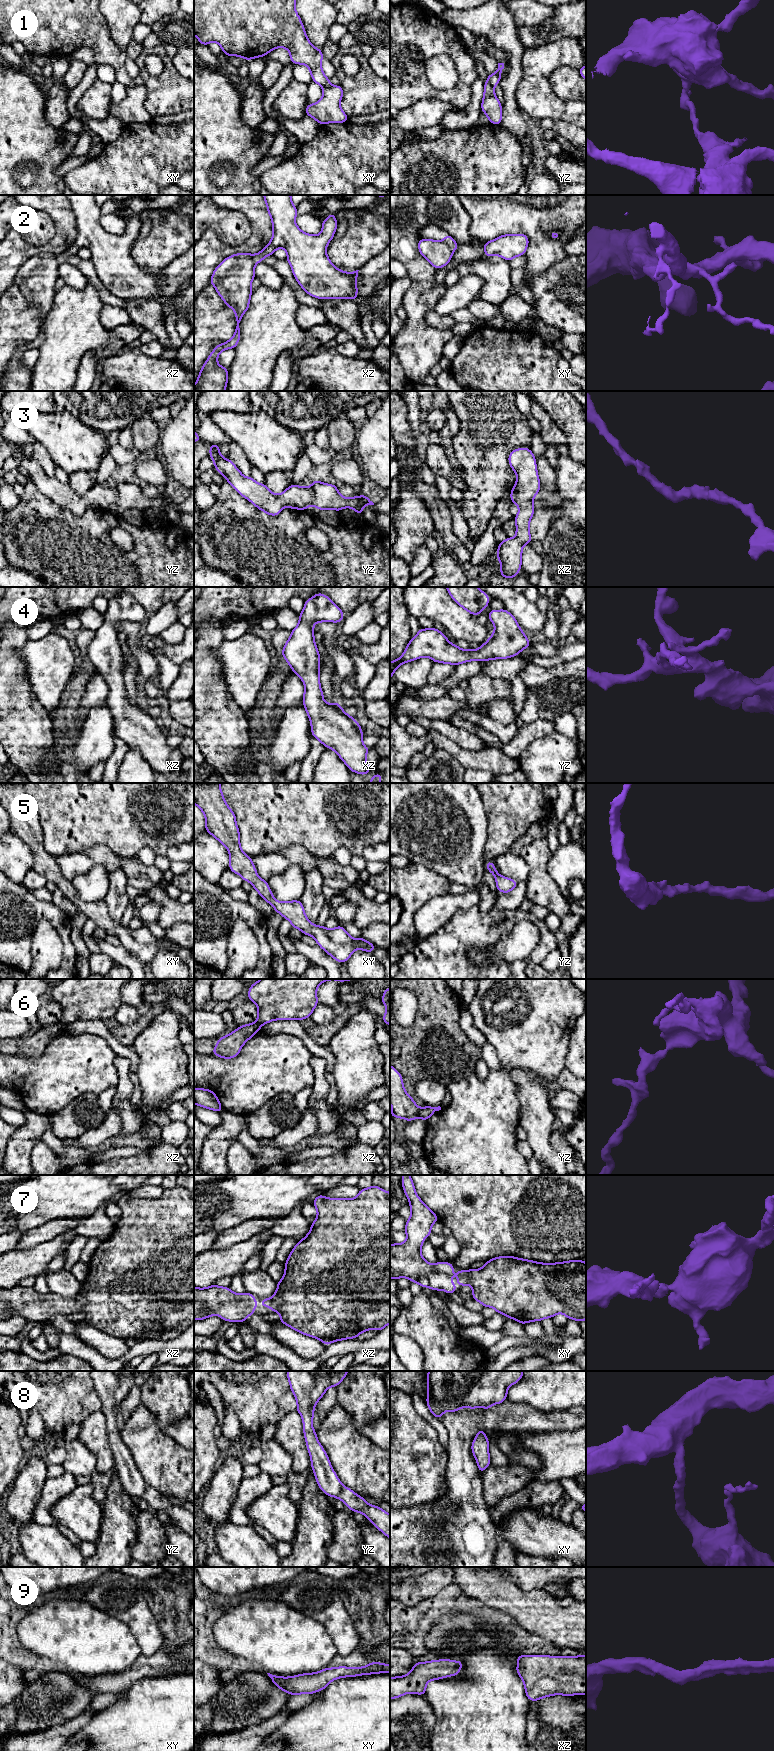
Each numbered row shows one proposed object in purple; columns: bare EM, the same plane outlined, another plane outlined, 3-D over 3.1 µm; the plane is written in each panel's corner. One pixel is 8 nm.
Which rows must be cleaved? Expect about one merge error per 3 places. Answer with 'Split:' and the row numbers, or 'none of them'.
Split: 1, 2, 6

